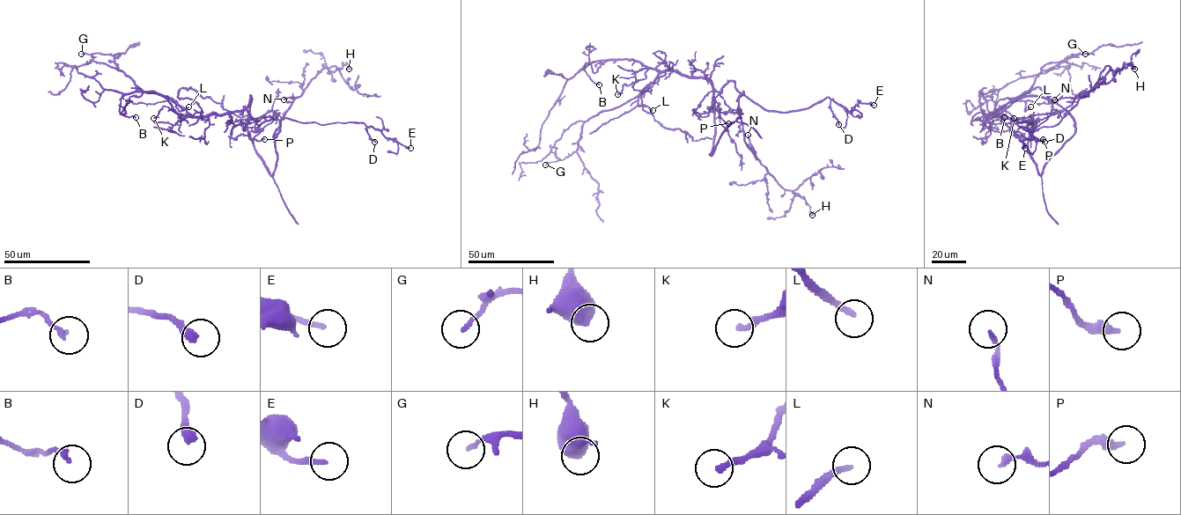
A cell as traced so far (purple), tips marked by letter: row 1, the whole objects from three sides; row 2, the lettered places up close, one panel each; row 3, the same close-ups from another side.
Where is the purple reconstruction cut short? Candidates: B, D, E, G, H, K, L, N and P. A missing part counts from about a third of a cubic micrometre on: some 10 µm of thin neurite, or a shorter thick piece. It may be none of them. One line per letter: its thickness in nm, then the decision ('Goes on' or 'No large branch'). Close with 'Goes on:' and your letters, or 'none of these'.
B: Thickness 200 nm. No large branch
D: Thickness 360 nm. Goes on
E: Thickness 200 nm. Goes on
G: Thickness 160 nm. No large branch
H: Thickness 650 nm. No large branch
K: Thickness 220 nm. Goes on
L: Thickness 220 nm. Goes on
N: Thickness 170 nm. No large branch
P: Thickness 360 nm. No large branch
Goes on: D, E, K, L

